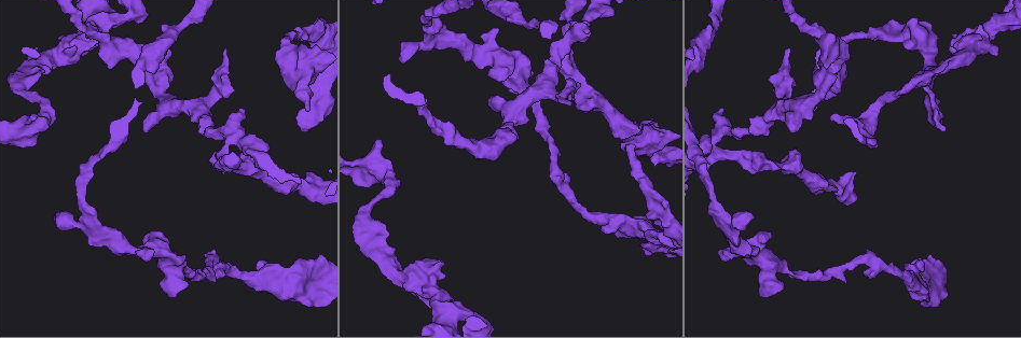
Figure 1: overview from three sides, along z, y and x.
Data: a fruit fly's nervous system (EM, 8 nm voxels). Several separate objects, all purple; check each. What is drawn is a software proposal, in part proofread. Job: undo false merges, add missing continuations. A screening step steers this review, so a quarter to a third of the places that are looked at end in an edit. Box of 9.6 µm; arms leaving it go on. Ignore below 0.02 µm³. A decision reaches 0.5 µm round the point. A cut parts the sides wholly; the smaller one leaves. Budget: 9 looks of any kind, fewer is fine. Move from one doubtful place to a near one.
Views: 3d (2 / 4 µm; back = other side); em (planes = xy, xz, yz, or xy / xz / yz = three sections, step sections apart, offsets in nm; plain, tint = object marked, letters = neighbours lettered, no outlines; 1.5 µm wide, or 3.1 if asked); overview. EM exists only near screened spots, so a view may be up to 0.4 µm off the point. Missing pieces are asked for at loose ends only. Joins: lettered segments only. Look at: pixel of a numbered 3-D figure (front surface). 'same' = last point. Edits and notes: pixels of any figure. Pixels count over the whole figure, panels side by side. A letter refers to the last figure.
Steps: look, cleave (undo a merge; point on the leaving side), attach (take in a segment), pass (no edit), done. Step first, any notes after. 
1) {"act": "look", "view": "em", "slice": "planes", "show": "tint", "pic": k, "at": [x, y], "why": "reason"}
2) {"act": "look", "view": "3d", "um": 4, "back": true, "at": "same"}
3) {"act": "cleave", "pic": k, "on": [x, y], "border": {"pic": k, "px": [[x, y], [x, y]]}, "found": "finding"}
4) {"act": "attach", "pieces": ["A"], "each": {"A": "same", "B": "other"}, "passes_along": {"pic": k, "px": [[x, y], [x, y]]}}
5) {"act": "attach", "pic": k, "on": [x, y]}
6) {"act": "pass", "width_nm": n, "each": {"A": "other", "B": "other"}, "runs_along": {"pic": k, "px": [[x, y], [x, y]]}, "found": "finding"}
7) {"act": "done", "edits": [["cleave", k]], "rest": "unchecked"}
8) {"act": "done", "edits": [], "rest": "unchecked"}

{"act": "look", "view": "em", "slice": "xz", "step": 4, "show": "letters", "pic": 1, "at": [225, 51], "why": "free end"}

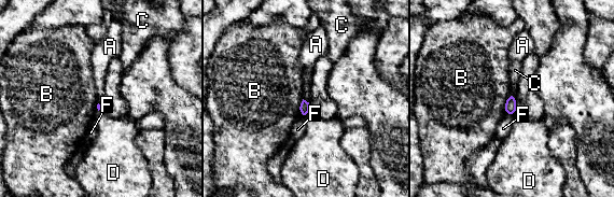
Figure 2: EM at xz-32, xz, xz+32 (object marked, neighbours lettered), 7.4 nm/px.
{"act": "pass", "each": {"A": "other", "B": "other", "C": "other", "D": "other", "F": "other"}, "found": "none of them fits"}

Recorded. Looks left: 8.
{"act": "look", "view": "em", "slice": "xz", "step": 4, "show": "letters", "pic": 1, "at": [309, 108], "why": "an open end"}

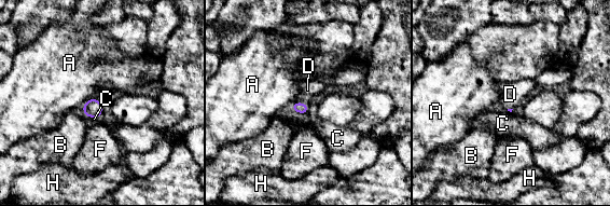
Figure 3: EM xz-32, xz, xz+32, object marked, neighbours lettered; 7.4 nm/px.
{"act": "attach", "pieces": ["D"], "each": {"A": "other", "B": "other", "C": "other", "D": "same", "F": "other", "H": "other"}, "found": "it goes on there"}

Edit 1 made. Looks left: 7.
{"act": "look", "view": "overview"}

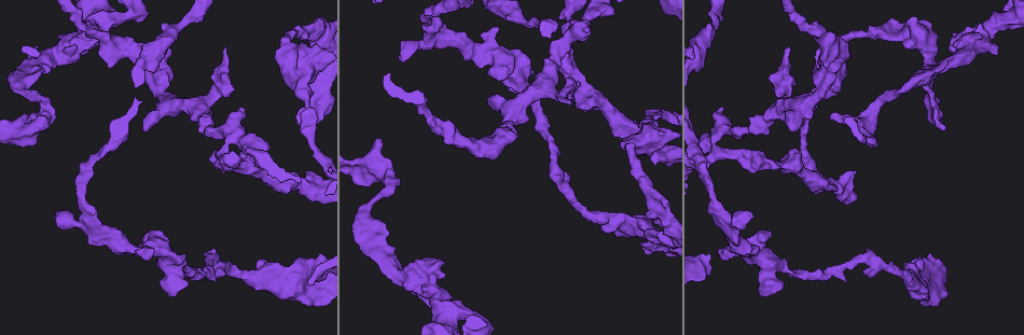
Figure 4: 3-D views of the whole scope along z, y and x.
{"act": "look", "view": "3d", "um": 4, "pic": 4, "at": [498, 29], "why": "free end"}

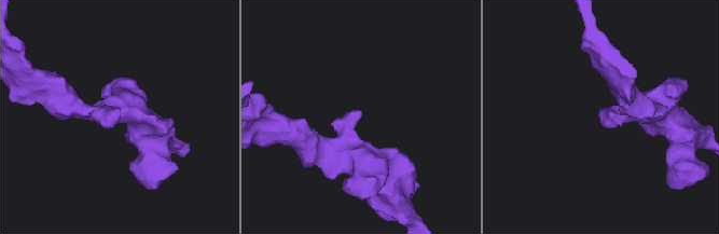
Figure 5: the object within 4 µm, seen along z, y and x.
{"act": "look", "view": "em", "slice": "xz", "step": 4, "show": "tint", "pic": 5, "at": [359, 110]}

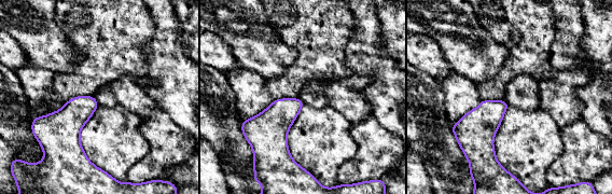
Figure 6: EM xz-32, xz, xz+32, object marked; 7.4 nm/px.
{"act": "look", "view": "em", "slice": "planes", "show": "letters", "at": "same"}

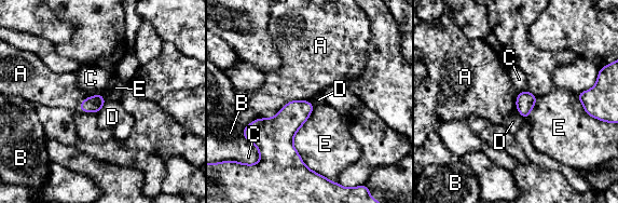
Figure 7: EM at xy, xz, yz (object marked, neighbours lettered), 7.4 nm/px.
{"act": "pass", "each": {"A": "other", "B": "other", "C": "other", "D": "other", "E": "other"}, "border": {"pic": 7, "px": [[310, 100], [289, 100], [242, 130]]}, "found": "none of them fits"}

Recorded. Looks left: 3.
{"act": "look", "view": "3d", "um": 2, "pic": 4, "at": [379, 139], "why": "thick end"}

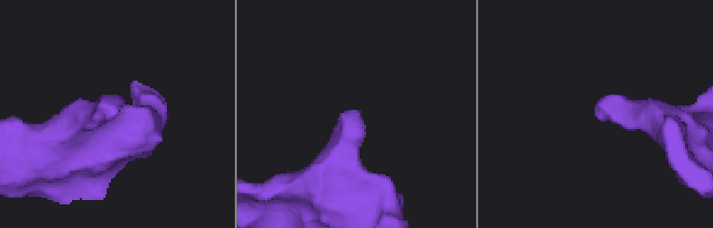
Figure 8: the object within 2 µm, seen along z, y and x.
{"act": "look", "view": "em", "slice": "planes", "show": "tint", "pic": 8, "at": [595, 109]}

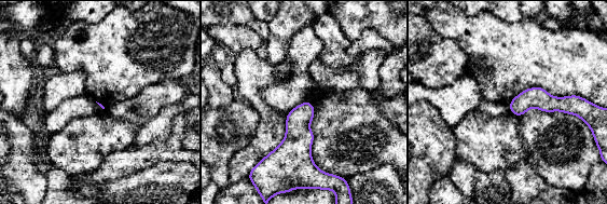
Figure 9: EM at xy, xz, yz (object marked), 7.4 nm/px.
{"act": "look", "view": "em", "slice": "planes", "show": "letters", "at": "same"}

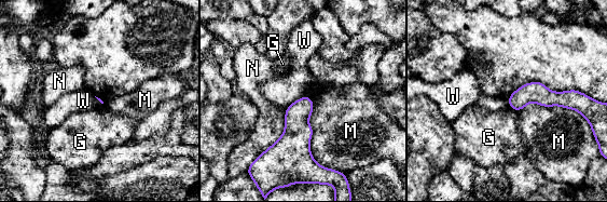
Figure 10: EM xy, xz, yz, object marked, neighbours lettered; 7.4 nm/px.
{"act": "pass", "each": {"G": "other", "M": "other", "N": "other", "W": "other"}, "runs_along": {"pic": 10, "px": [[575, 93], [522, 96], [511, 104]]}, "found": "none of them fits"}

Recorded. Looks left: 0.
{"act": "done", "edits": [["attach", 3]], "rest": "unchecked"}

